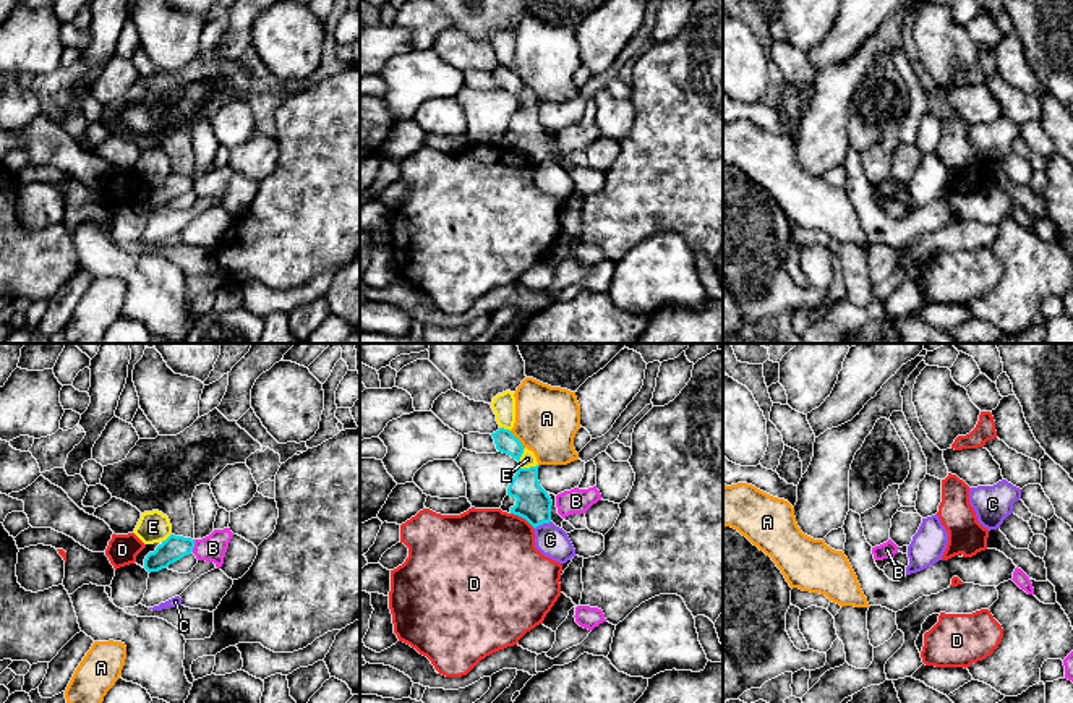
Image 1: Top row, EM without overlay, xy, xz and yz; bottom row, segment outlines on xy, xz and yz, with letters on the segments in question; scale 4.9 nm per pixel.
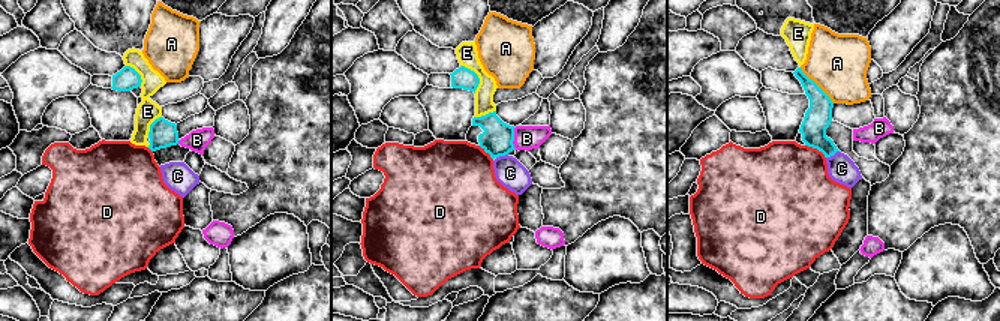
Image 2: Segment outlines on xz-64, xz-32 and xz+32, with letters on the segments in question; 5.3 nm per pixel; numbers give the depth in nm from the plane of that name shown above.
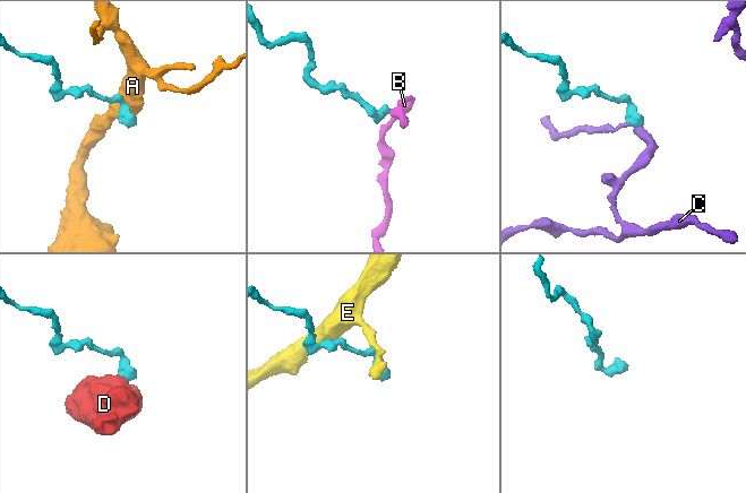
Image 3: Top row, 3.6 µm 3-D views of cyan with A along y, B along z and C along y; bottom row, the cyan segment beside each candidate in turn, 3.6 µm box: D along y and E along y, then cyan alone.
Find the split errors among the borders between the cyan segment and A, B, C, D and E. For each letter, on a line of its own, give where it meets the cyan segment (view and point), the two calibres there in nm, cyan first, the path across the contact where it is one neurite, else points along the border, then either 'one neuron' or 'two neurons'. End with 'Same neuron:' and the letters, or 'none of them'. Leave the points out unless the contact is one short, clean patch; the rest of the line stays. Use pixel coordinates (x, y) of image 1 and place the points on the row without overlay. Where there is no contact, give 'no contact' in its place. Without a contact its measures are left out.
A: meets cyan in xz at (517, 76); 110 nm thick on the cyan side, 320 nm on the other; border along xz (509, 68), (524, 85); two neurons
B: meets cyan in xy at (193, 183); 120 nm thick on the cyan side, 140 nm on the other; border along xy (195, 177), (192, 188); two neurons
C: meets cyan in xz at (542, 161); 170 nm thick on the cyan side, 160 nm on the other; two neurons
D: meets cyan in xz at (522, 154); 170 nm thick on the cyan side, 460 nm on the other; border along xz (511, 149), (524, 154), (534, 164); two neurons
E: meets cyan in xz at (527, 106); 170 nm thick on the cyan side, 70 nm on the other; two neurons
Same neuron: none of them

